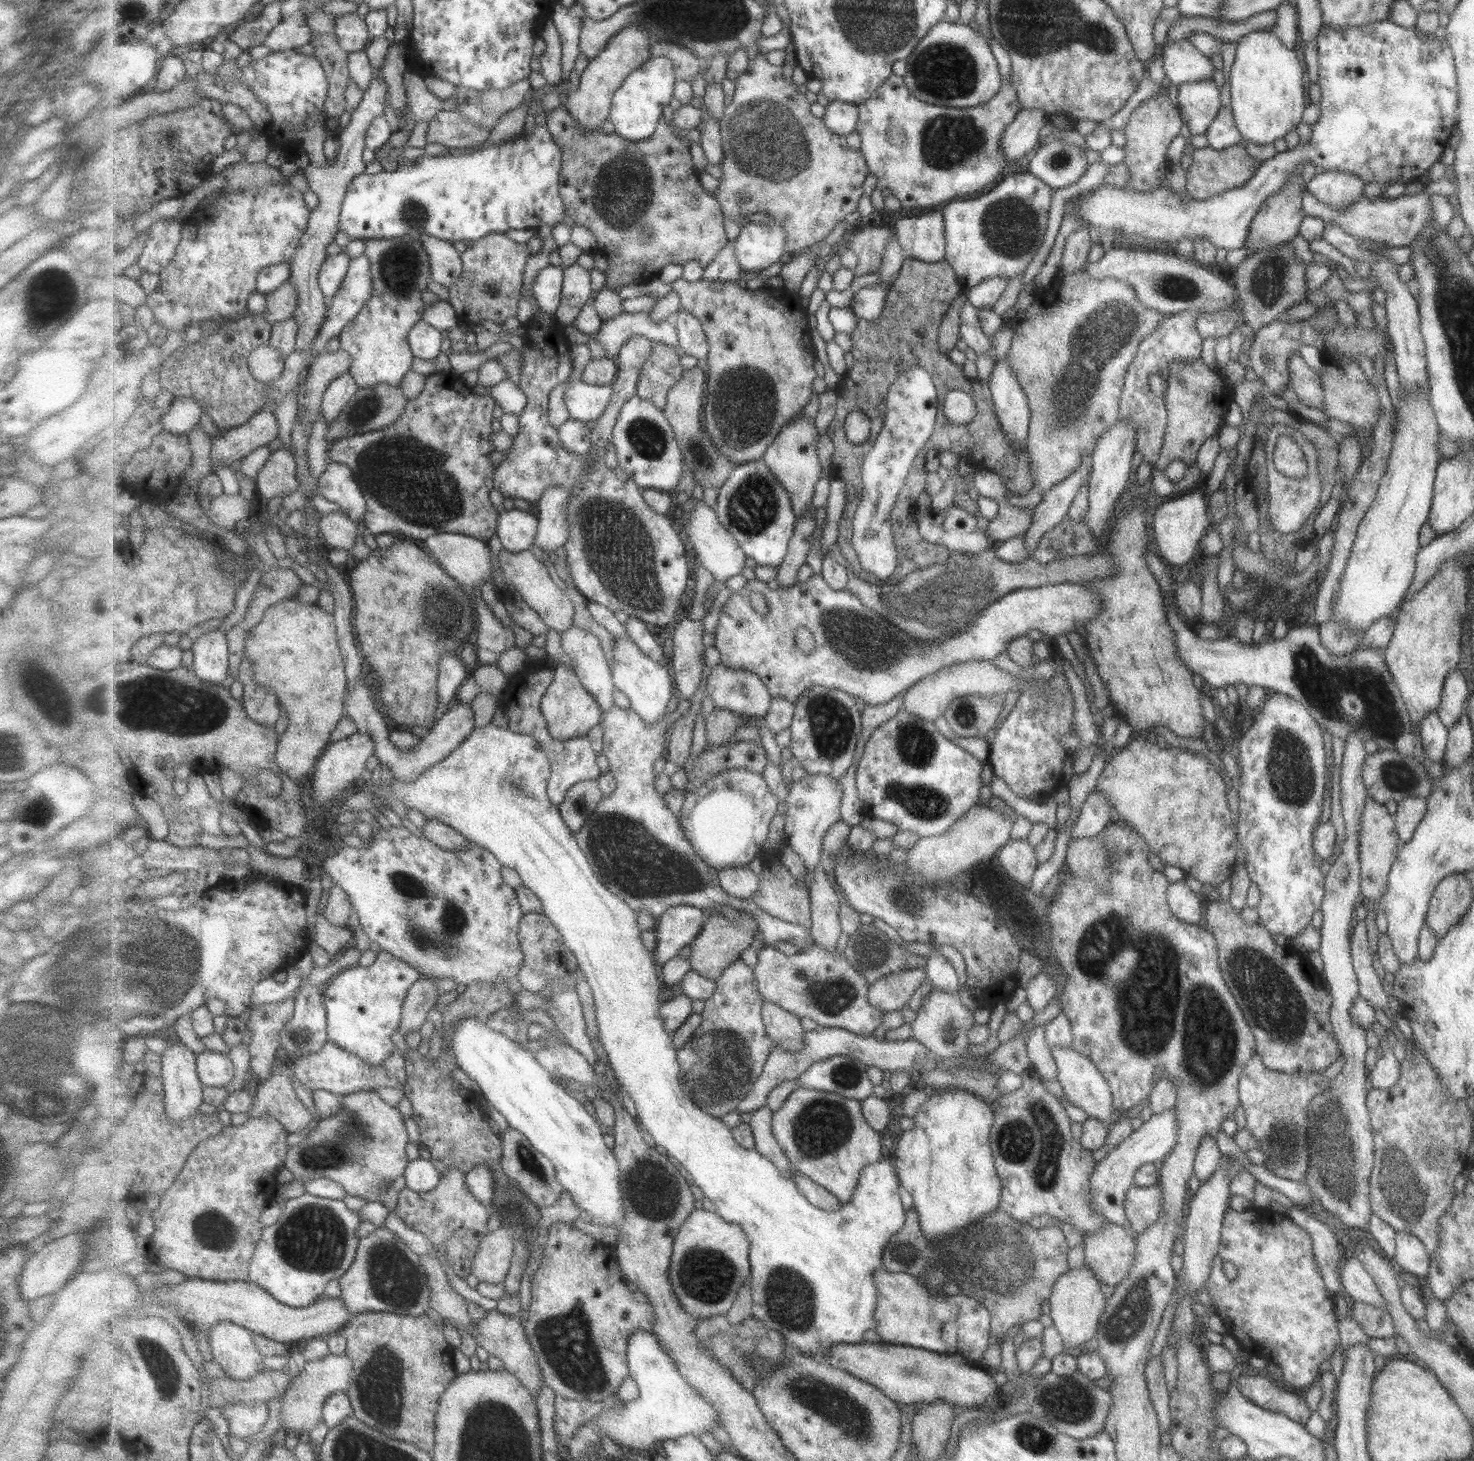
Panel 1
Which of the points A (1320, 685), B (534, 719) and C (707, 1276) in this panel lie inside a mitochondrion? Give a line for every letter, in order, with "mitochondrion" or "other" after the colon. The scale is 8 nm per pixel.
A: mitochondrion
B: other
C: mitochondrion

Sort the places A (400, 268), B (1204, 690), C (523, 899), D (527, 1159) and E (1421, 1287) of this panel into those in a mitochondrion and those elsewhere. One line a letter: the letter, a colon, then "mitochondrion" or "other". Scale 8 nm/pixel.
A: mitochondrion
B: other
C: other
D: mitochondrion
E: other

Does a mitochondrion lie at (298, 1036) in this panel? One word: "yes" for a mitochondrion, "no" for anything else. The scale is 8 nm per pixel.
yes

